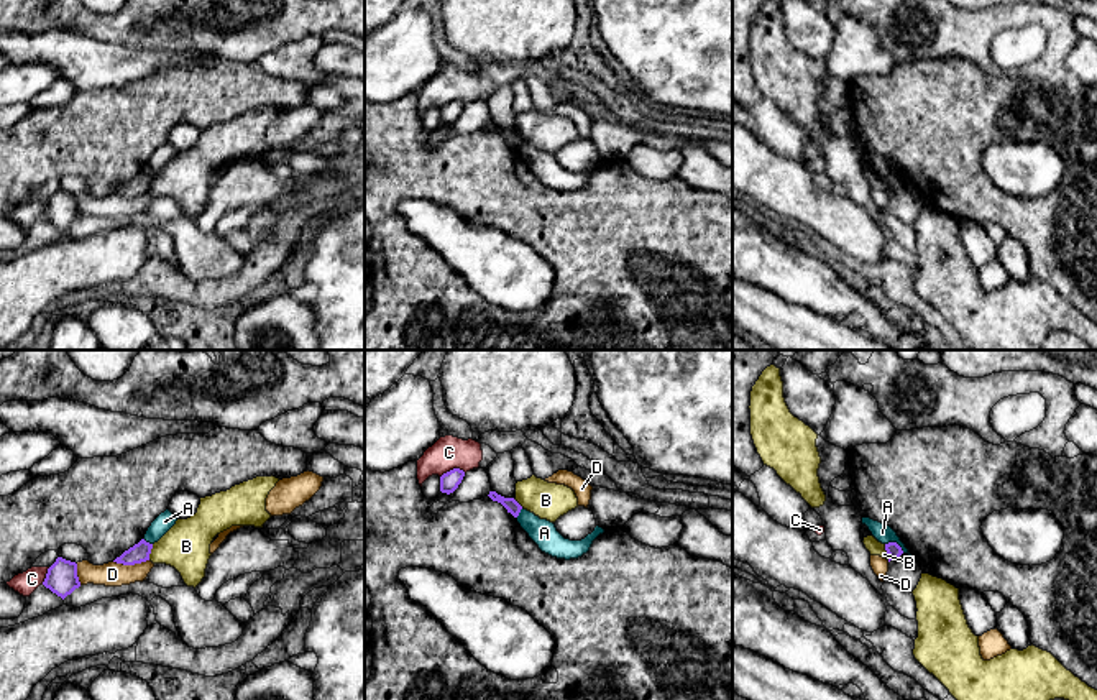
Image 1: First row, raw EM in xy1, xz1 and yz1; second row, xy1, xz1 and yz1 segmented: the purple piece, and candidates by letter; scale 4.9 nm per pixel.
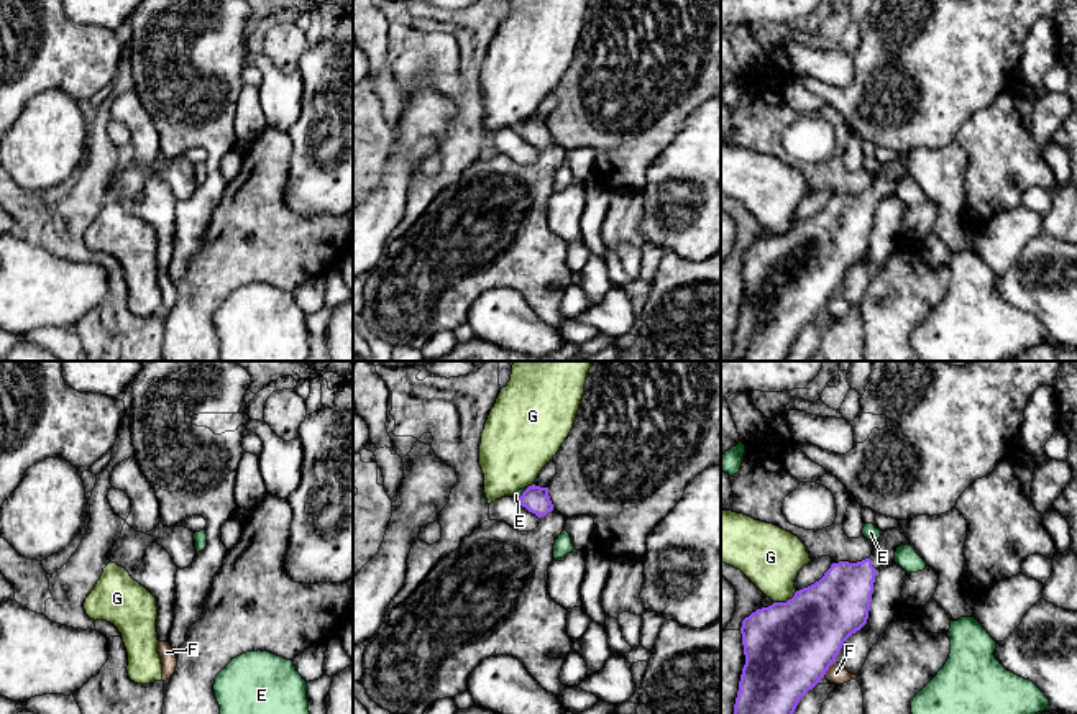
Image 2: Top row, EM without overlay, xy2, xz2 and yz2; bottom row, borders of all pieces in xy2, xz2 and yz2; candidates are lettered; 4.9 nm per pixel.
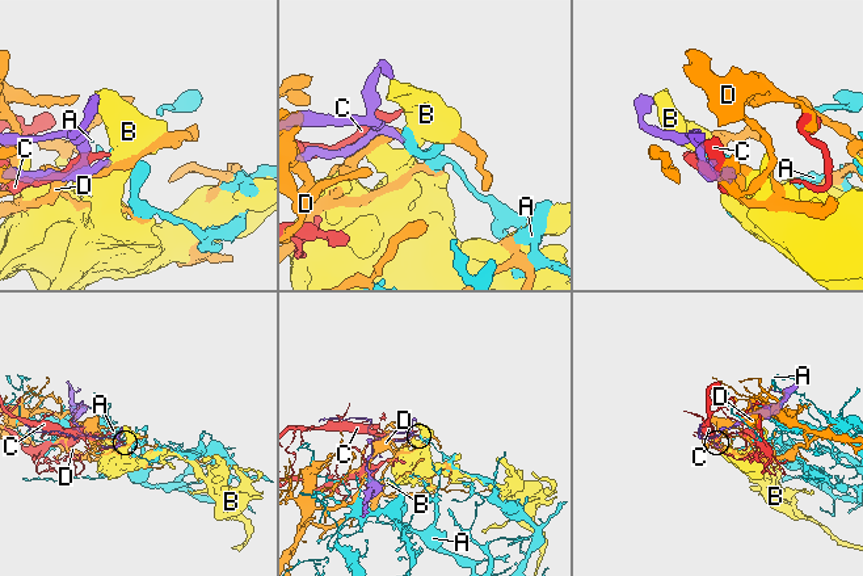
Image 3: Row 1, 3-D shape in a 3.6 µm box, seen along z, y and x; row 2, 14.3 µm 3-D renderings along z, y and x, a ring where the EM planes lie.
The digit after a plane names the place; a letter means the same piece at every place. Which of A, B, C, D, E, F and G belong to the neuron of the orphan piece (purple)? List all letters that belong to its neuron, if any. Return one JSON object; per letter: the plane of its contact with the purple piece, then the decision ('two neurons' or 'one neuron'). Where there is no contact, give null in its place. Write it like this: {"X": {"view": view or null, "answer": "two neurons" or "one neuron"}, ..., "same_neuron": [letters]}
{"A": {"view": "yz1", "answer": "two neurons"}, "B": {"view": "xy1", "answer": "two neurons"}, "C": {"view": "xz1", "answer": "two neurons"}, "D": {"view": "xy1", "answer": "two neurons"}, "E": {"view": "xz2", "answer": "two neurons"}, "F": {"view": "yz2", "answer": "two neurons"}, "G": {"view": "yz2", "answer": "two neurons"}, "same_neuron": []}

